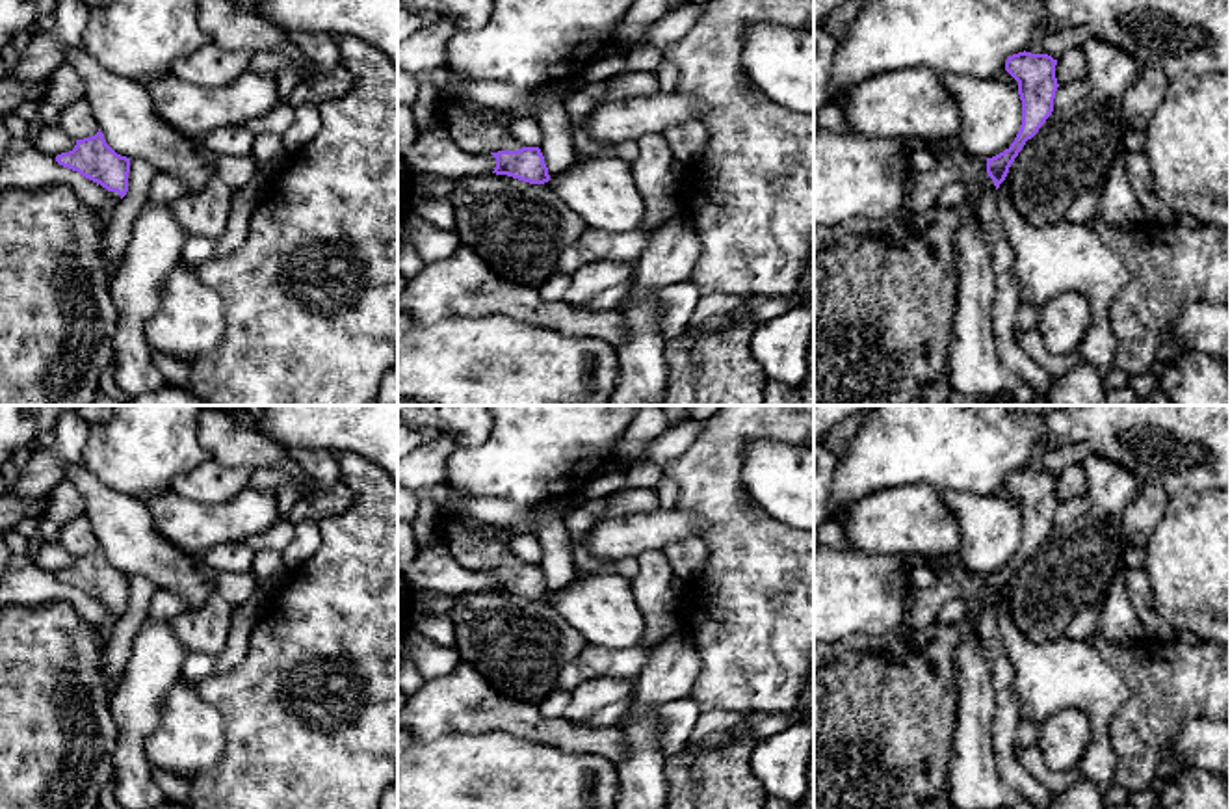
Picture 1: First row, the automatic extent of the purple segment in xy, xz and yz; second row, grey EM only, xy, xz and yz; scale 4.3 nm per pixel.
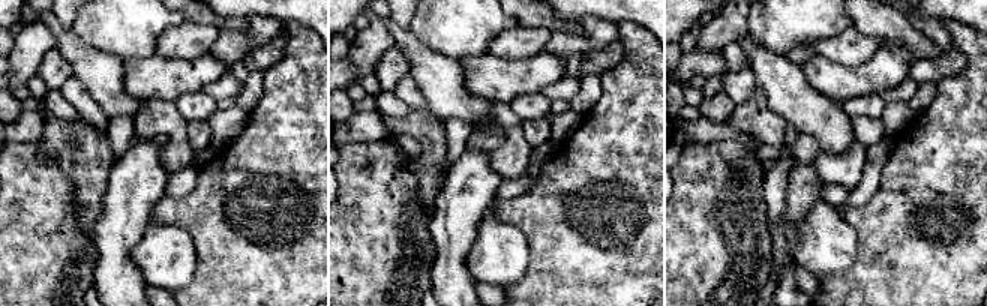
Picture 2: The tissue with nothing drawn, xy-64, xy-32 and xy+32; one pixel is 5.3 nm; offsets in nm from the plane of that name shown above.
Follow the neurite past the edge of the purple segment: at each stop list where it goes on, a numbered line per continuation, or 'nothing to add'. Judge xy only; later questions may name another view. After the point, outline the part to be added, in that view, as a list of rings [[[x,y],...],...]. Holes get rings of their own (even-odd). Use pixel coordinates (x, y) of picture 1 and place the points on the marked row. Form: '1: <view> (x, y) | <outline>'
1: xy (106, 212) | [[[110,192],[110,205],[102,206],[102,208],[97,208],[97,214],[102,221],[102,227],[100,227],[102,242],[106,240],[106,223],[113,218],[113,212],[115,212],[119,203],[121,203],[121,195],[117,192]]]

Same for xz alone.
1: xz (469, 125) | [[[455,74],[453,86],[438,95],[442,126],[453,141],[470,154],[491,154],[498,151],[518,151],[518,143],[507,125],[487,115],[487,108],[465,99],[465,91],[472,78]]]

